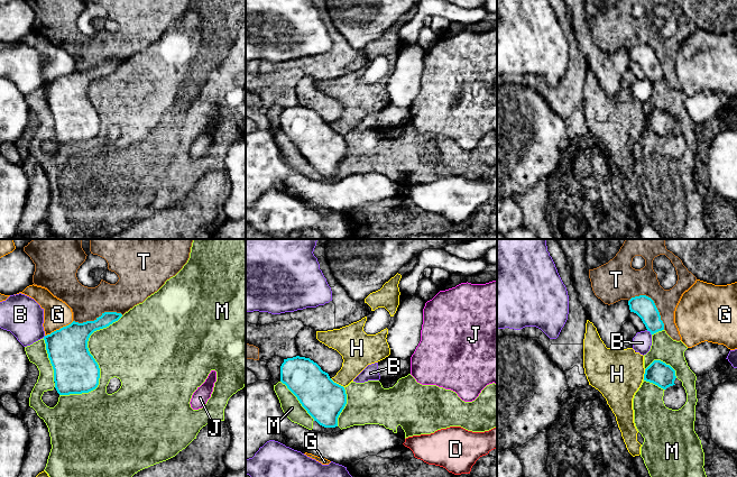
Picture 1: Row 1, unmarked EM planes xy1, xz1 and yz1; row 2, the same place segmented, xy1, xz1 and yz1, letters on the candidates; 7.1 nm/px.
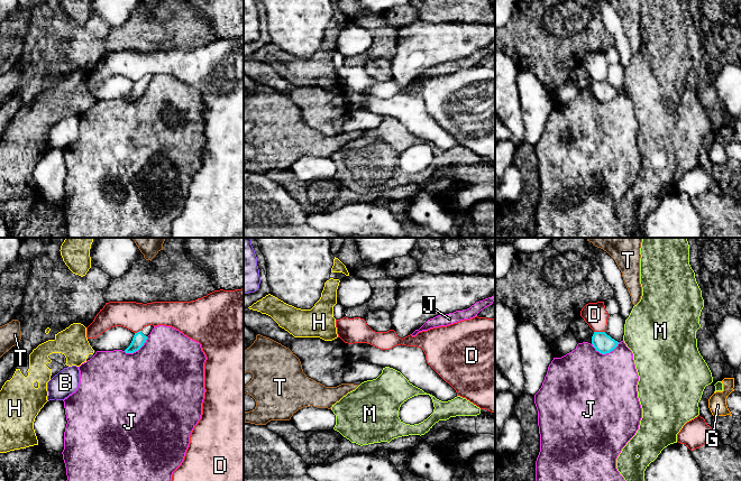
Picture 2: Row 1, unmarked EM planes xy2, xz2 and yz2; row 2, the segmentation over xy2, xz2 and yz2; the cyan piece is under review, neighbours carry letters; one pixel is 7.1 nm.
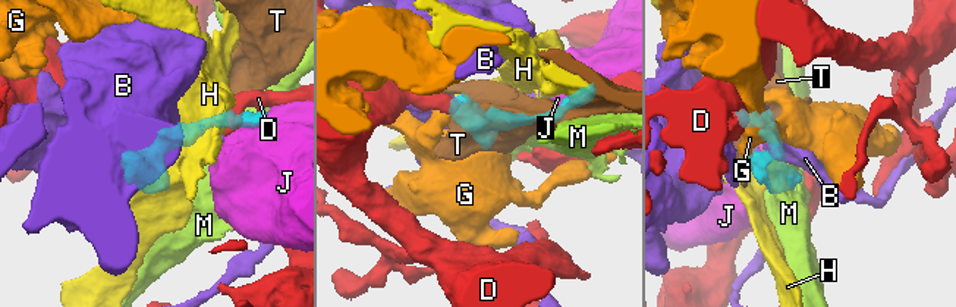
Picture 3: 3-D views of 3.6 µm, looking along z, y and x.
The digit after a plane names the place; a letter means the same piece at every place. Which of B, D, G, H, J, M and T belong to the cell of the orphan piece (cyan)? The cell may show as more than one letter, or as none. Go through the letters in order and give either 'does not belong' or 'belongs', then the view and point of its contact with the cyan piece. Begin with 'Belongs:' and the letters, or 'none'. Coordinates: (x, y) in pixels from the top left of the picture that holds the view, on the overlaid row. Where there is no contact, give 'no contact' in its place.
Belongs: none
B: does not belong | yz1 (650, 331)
D: does not belong | yz2 (600, 332)
G: does not belong | xy1 (60, 329)
H: does not belong | xz1 (335, 383)
J: does not belong | yz2 (605, 353)
M: does not belong | xy1 (97, 364)
T: does not belong | yz1 (654, 303)

